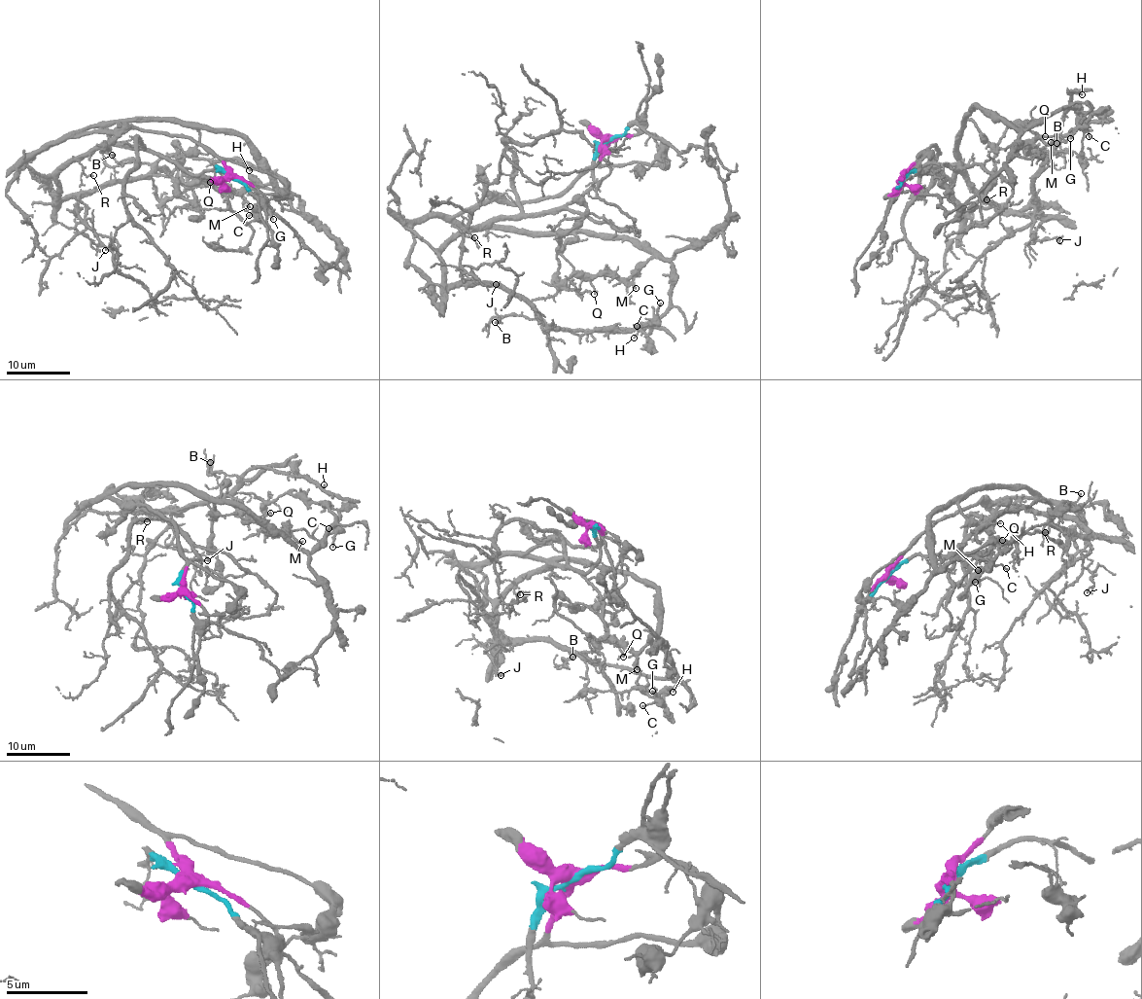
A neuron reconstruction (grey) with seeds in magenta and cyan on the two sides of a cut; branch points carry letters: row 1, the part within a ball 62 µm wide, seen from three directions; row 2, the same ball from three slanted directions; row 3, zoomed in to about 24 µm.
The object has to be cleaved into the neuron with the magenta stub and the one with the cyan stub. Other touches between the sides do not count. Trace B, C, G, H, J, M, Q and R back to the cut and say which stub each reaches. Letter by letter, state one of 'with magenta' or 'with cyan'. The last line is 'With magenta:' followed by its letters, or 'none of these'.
B: with cyan
C: with magenta
G: with magenta
H: with cyan
J: with cyan
M: with magenta
Q: with magenta
R: with cyan
With magenta: C, G, M, Q

